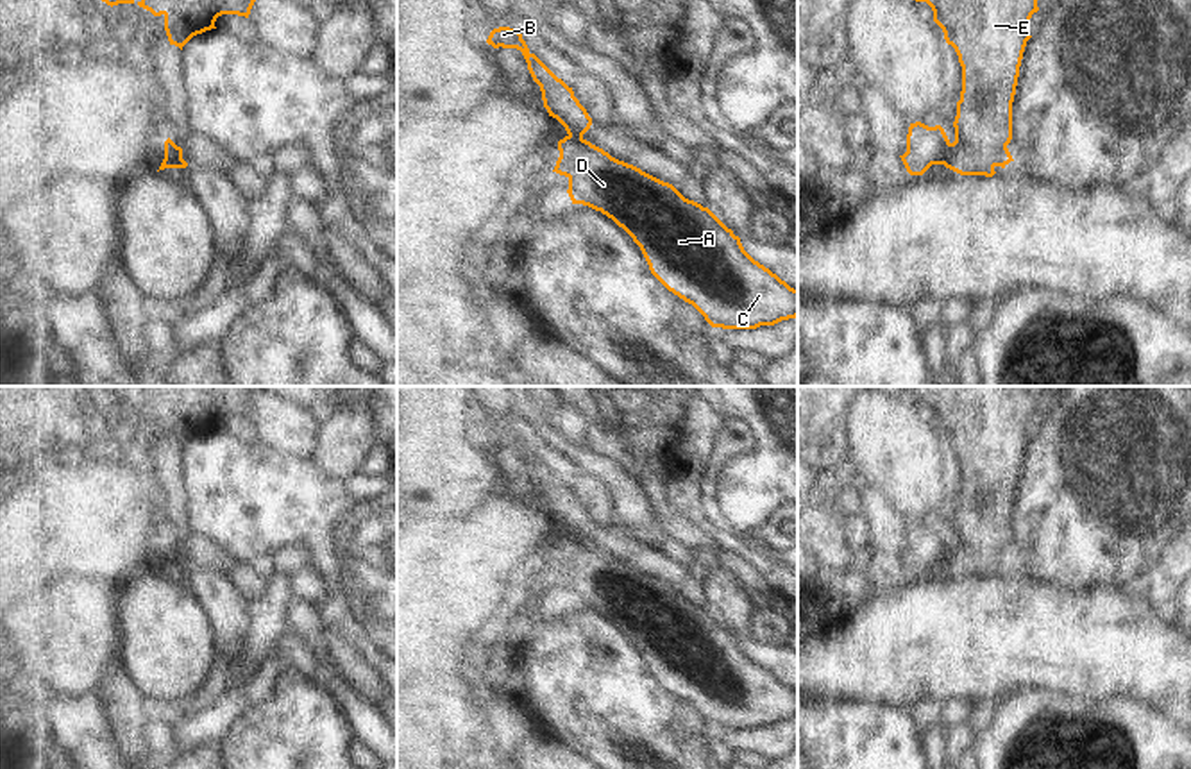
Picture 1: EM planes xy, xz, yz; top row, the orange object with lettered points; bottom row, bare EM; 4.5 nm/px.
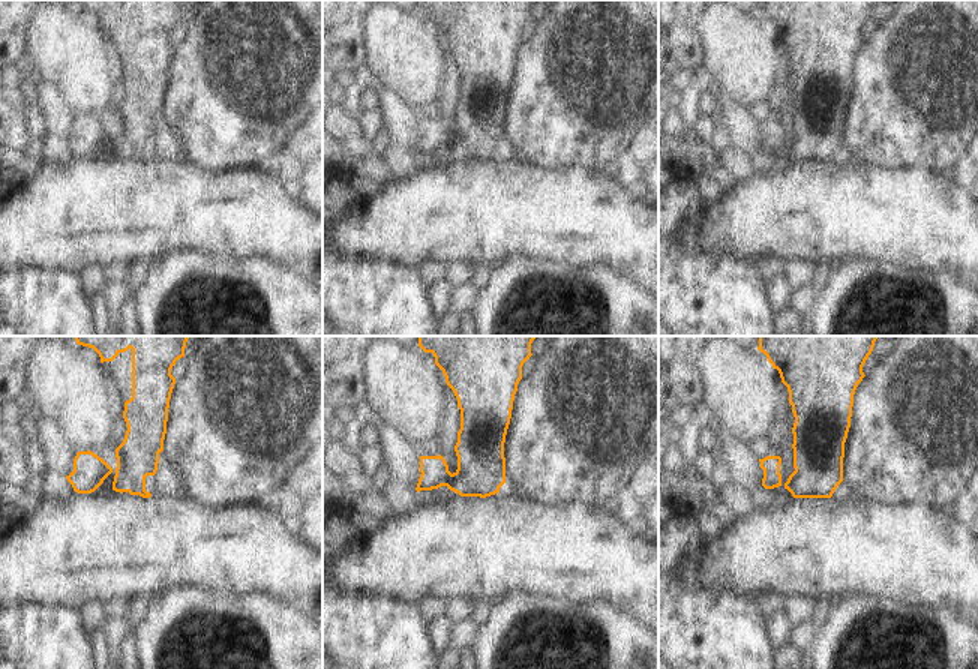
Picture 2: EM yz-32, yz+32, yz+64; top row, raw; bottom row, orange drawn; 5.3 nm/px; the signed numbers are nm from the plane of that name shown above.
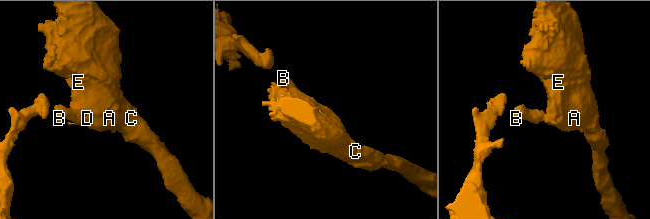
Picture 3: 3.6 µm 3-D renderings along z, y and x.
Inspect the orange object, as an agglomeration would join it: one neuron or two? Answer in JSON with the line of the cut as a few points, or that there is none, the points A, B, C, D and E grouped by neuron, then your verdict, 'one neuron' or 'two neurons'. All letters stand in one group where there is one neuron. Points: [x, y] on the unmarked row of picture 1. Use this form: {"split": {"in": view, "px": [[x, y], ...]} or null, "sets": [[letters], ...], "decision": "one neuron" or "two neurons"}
{"split": {"in": "yz", "px": [[952, 544], [952, 551], [943, 564]]}, "sets": [["A", "C", "D", "E"], ["B"]], "decision": "two neurons"}

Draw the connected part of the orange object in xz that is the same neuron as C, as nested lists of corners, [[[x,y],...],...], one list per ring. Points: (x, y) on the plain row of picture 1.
[[[565,537],[558,542],[560,558],[553,572],[569,579],[572,604],[601,612],[622,628],[640,647],[651,674],[674,696],[692,705],[712,728],[756,730],[798,717],[798,690],[790,689],[769,669],[755,662],[733,635],[708,608],[685,599],[672,585],[640,569],[612,558],[583,538]]]

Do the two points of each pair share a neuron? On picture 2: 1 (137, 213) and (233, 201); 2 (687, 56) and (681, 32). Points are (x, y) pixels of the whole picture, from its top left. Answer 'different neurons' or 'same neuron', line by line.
1: same neuron
2: same neuron

